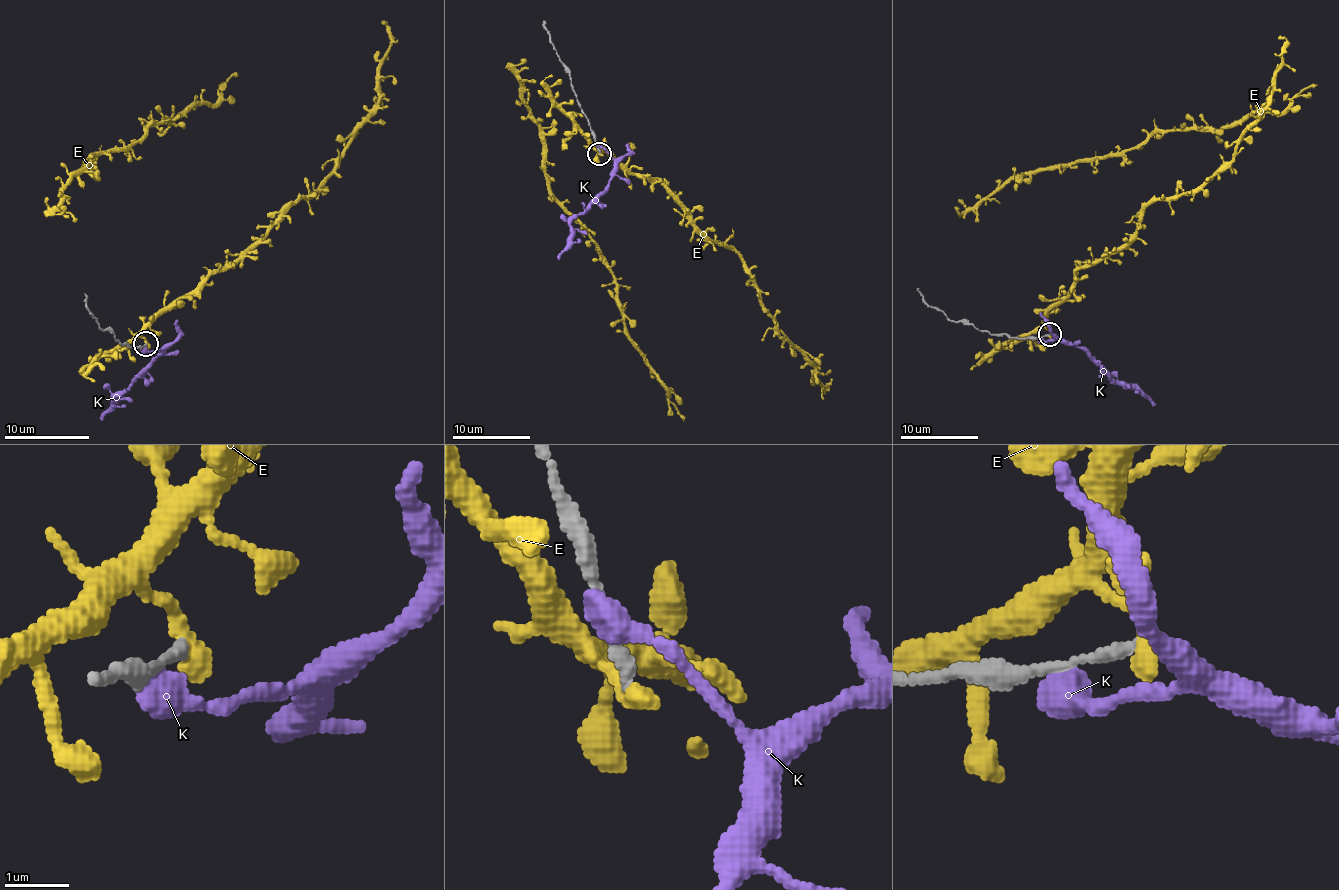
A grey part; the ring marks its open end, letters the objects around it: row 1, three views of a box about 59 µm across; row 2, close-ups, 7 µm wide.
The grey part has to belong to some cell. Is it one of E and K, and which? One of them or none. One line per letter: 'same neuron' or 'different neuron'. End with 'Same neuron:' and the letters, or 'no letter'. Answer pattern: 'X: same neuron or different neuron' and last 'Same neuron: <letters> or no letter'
E: different neuron
K: different neuron
Same neuron: no letter

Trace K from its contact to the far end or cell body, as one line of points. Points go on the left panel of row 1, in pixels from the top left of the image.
K: (142, 347), (161, 351), (114, 398), (114, 404), (101, 419)

